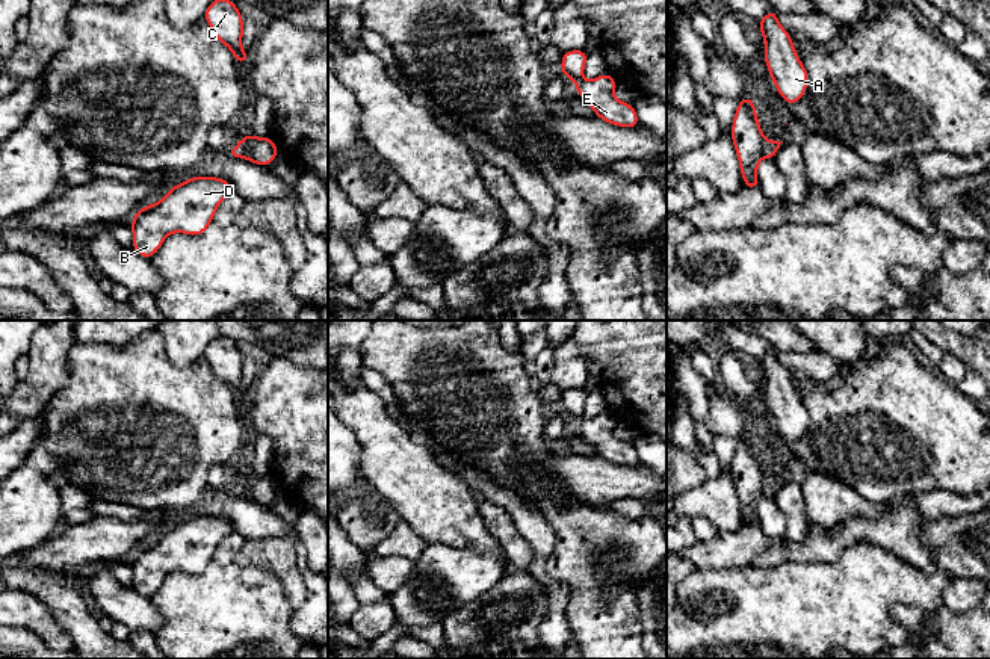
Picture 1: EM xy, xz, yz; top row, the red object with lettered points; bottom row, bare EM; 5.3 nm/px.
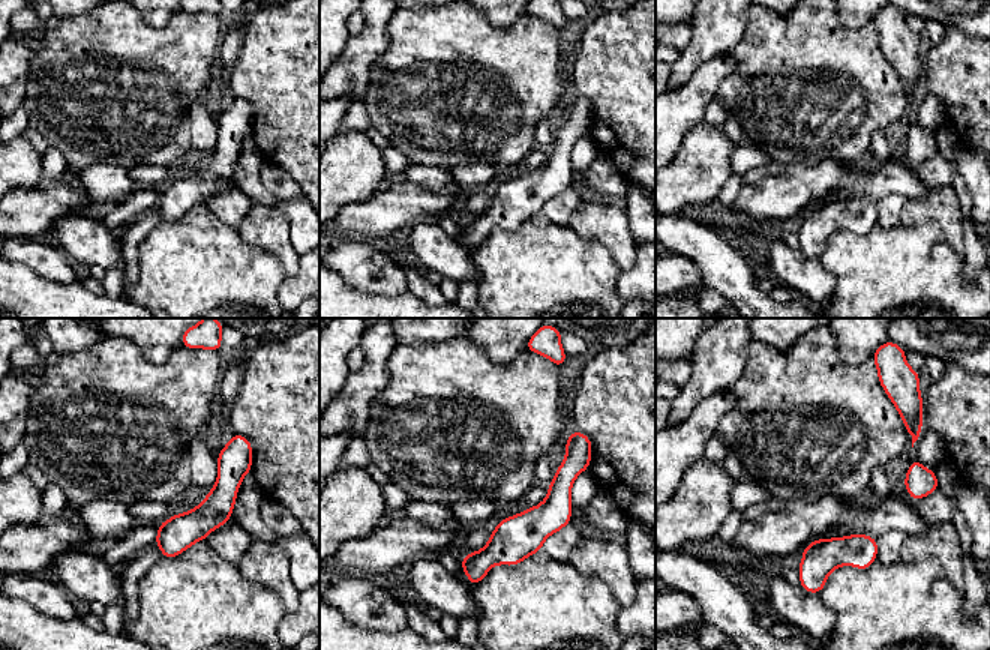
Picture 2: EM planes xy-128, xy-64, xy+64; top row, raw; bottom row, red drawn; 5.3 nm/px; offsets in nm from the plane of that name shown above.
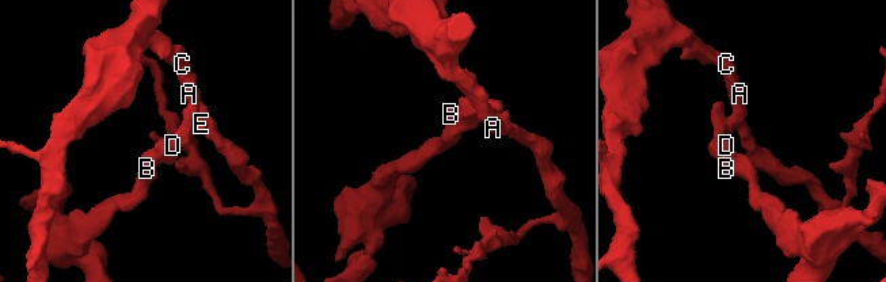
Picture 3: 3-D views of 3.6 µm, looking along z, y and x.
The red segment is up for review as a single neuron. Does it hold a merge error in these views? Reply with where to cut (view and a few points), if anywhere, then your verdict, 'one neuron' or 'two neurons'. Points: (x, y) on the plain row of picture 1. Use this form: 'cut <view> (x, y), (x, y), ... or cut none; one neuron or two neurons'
cut xy (244, 476), (239, 493); two neurons

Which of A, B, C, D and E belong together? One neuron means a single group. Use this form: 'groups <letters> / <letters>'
groups A C E / B D

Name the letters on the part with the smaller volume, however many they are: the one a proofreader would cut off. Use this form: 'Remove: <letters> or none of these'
Remove: A, C, E

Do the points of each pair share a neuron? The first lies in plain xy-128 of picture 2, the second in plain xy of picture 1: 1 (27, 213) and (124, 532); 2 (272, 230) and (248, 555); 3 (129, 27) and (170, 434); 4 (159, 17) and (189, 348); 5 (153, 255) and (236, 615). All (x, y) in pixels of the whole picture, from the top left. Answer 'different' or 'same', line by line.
1: same
2: same
3: same
4: same
5: same

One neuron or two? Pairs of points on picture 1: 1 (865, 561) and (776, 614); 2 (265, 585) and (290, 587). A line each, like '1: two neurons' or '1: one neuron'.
1: one neuron
2: two neurons

